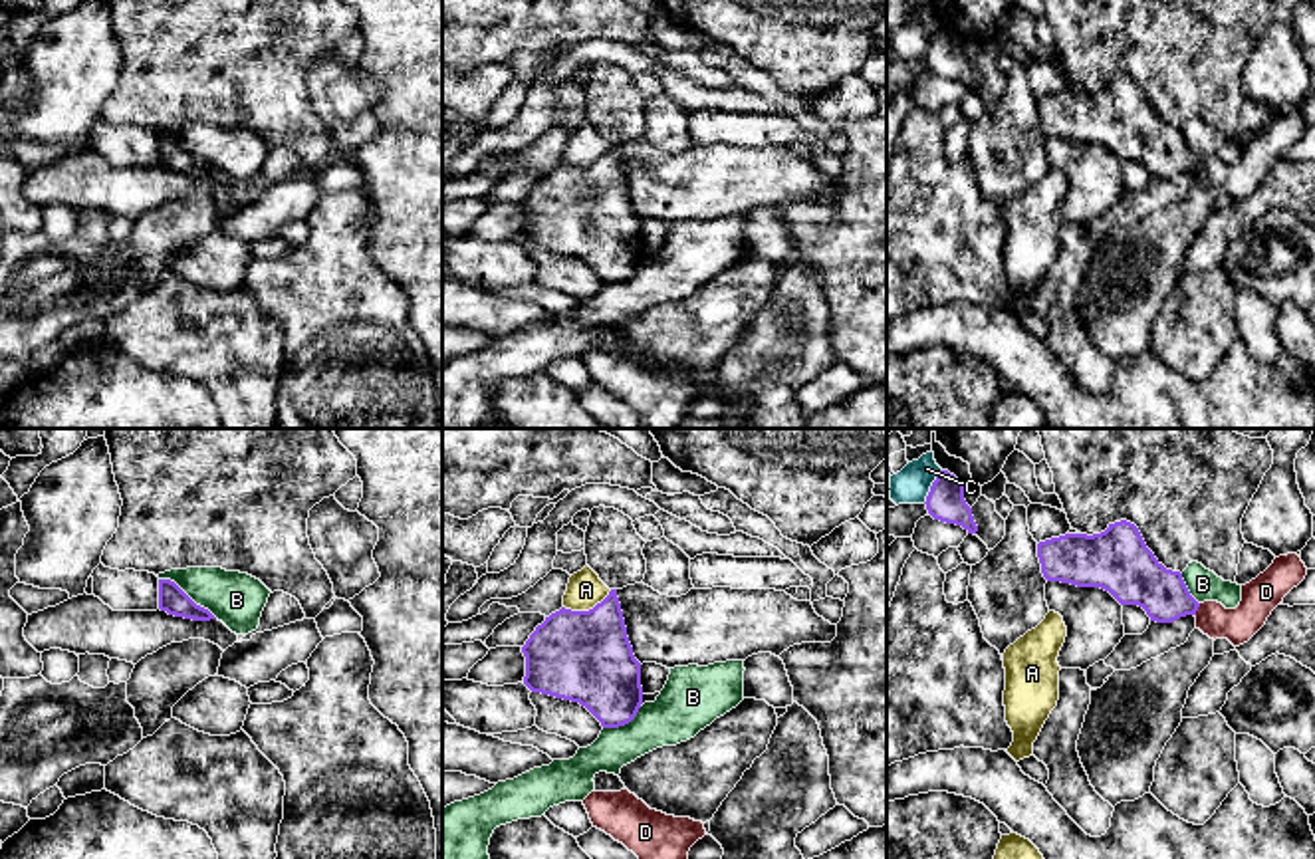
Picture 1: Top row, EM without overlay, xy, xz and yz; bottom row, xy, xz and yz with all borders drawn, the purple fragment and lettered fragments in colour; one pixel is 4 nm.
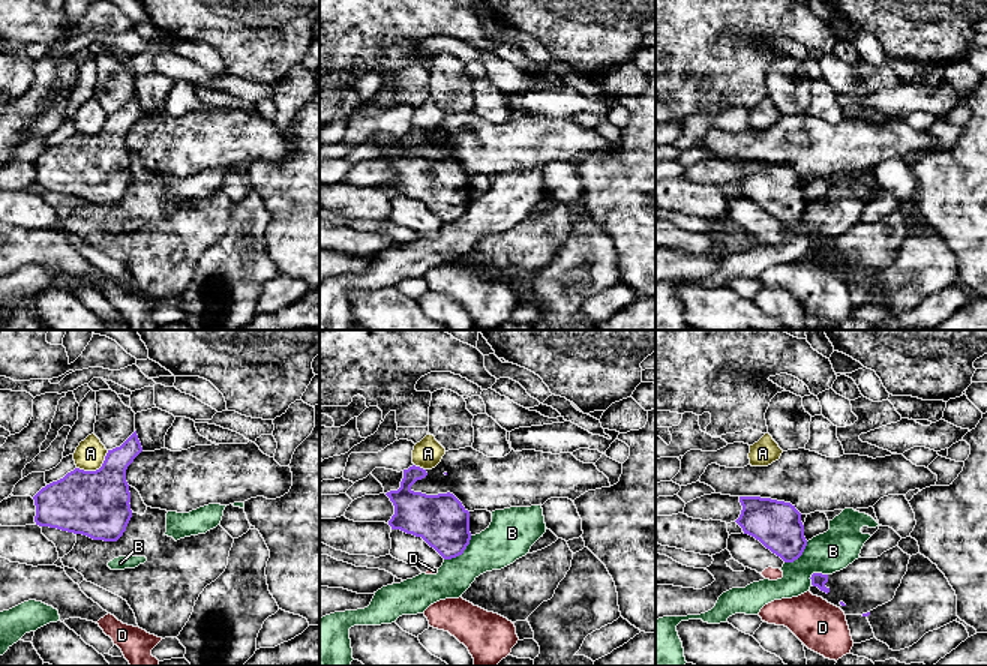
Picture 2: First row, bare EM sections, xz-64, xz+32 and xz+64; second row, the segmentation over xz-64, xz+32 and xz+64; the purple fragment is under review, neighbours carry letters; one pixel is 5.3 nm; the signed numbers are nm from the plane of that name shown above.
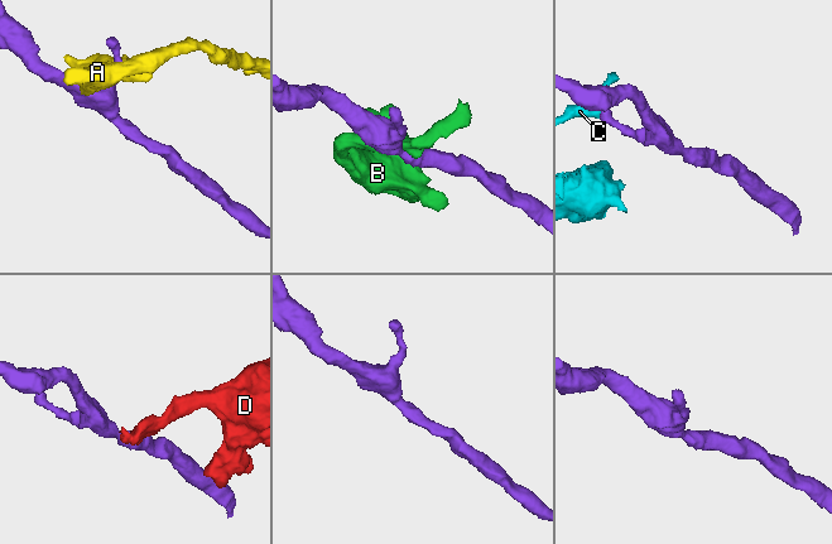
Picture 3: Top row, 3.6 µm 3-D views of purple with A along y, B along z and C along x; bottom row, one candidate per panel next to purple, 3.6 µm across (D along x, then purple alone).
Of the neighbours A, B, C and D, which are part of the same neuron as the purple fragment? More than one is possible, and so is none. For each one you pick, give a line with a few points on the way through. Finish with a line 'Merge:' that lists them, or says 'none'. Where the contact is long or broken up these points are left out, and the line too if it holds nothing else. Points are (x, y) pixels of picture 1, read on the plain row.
Merge: none

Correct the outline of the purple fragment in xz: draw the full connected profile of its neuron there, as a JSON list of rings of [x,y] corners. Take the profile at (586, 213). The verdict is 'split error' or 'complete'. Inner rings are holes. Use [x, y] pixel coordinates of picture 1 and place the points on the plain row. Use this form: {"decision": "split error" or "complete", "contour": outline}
{"decision": "complete", "contour": [[[617,145],[589,167],[561,163],[522,202],[532,248],[579,258],[603,284],[629,280],[641,260],[641,218],[633,210]]]}

